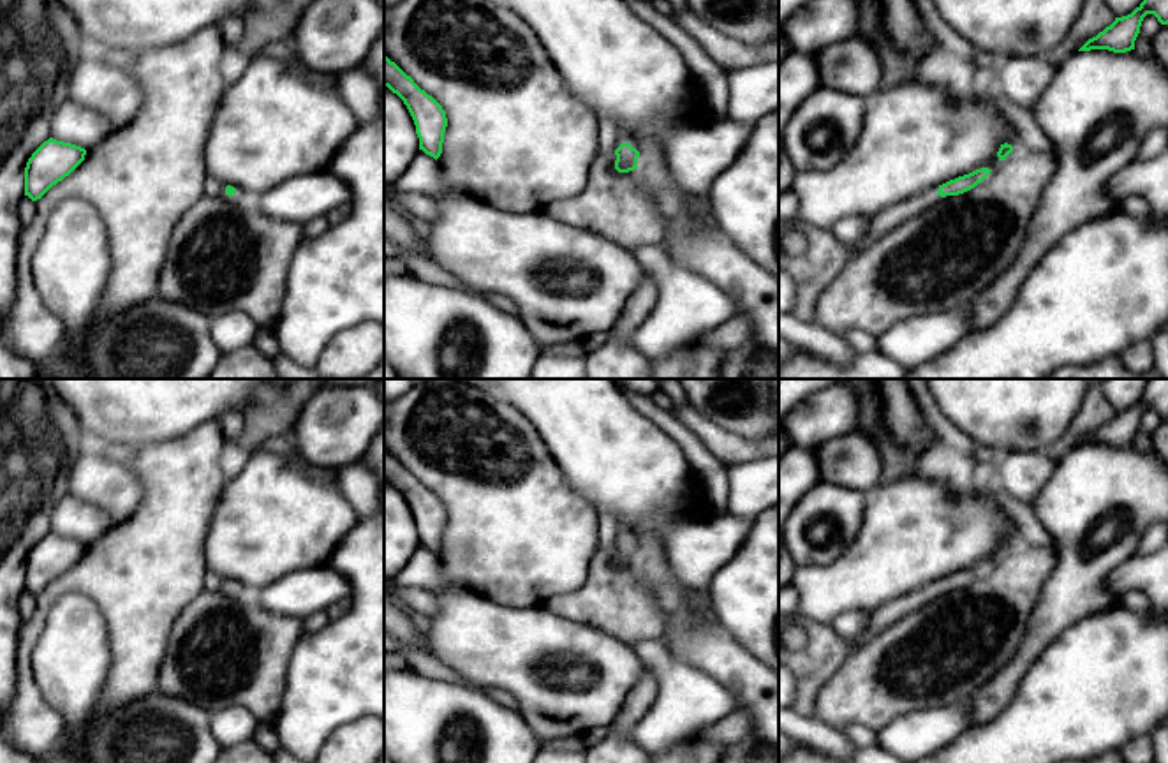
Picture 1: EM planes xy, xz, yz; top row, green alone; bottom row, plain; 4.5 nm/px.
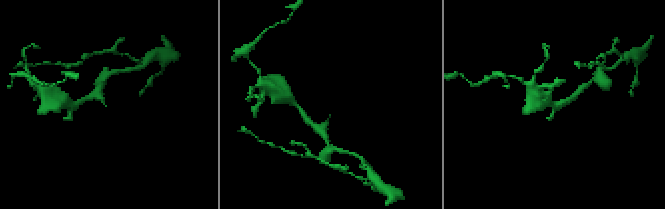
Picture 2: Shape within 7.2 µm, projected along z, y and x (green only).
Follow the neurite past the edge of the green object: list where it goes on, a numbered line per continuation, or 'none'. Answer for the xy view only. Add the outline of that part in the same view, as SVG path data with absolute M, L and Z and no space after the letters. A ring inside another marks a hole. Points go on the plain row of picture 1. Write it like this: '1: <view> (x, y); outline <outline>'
1: xy (240, 592); outline M224 580L222 587L218 589L225 597L234 599L234 601L241 601L241 599L247 599L250 596L250 592L241 583L238 583L238 582L234 582L236 587L229 592L225 589L225 582L227 580Z

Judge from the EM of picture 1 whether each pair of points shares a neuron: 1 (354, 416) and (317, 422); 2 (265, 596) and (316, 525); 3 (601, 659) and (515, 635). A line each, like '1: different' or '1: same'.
1: same
2: different
3: same

